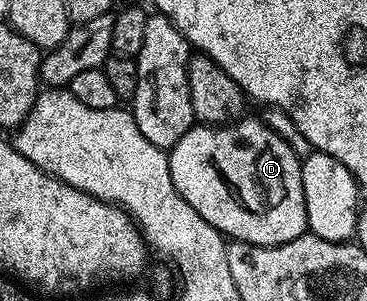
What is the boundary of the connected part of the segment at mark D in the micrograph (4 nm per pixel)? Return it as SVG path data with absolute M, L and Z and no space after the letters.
M241 117L226 126L195 125L190 127L188 133L184 133L184 137L180 137L180 141L176 141L176 145L169 148L168 151L172 185L176 185L176 193L180 193L180 197L184 197L184 201L188 205L192 205L192 209L196 209L196 213L200 213L200 217L204 217L204 221L216 228L222 236L229 237L239 243L250 243L254 247L275 247L305 235L308 231L306 198L304 197L304 185L302 184L302 159L294 152L292 145L288 145L288 141L284 141L284 137L275 133L266 123L262 122L261 118L248 118Z

